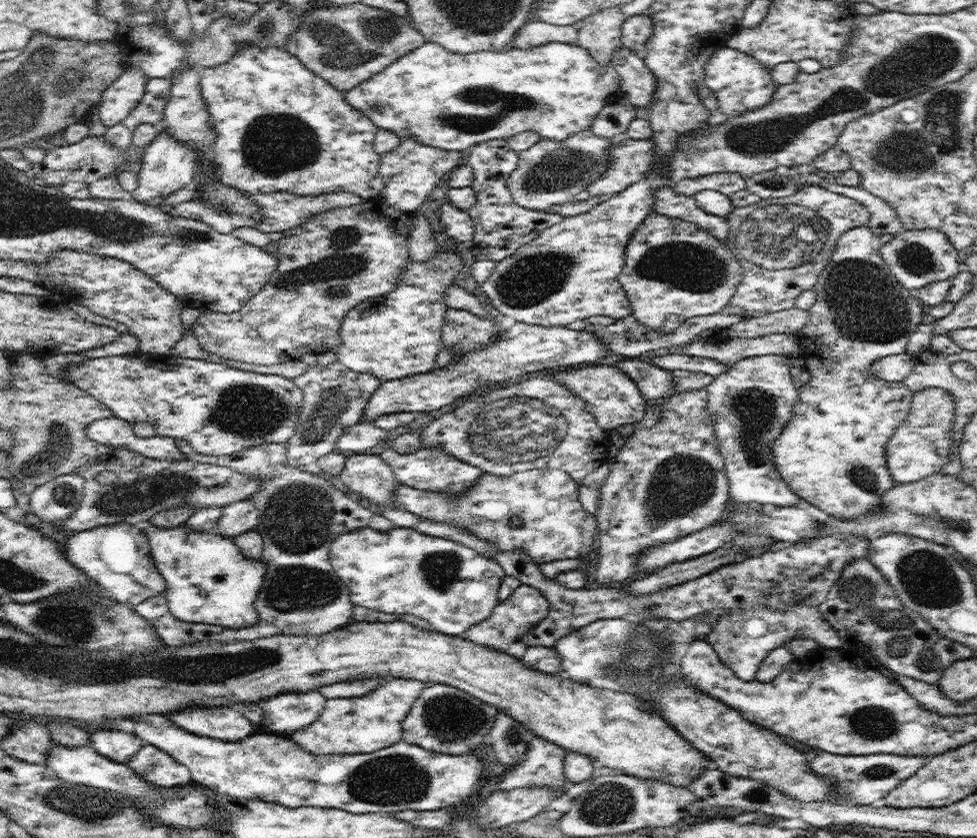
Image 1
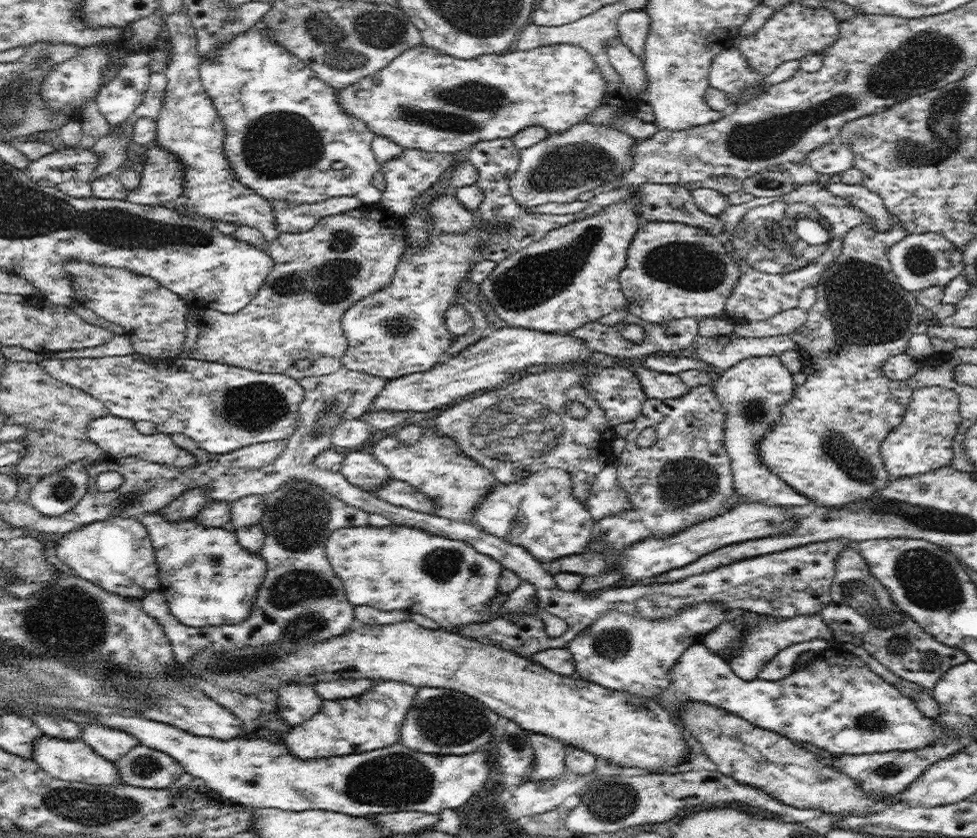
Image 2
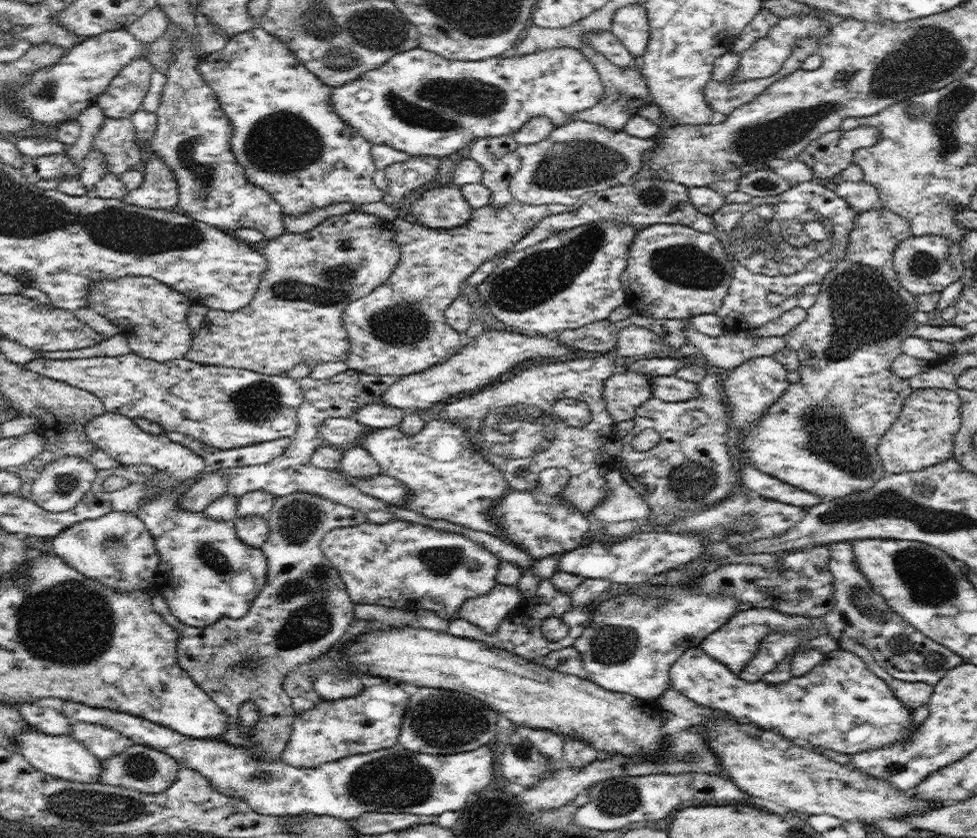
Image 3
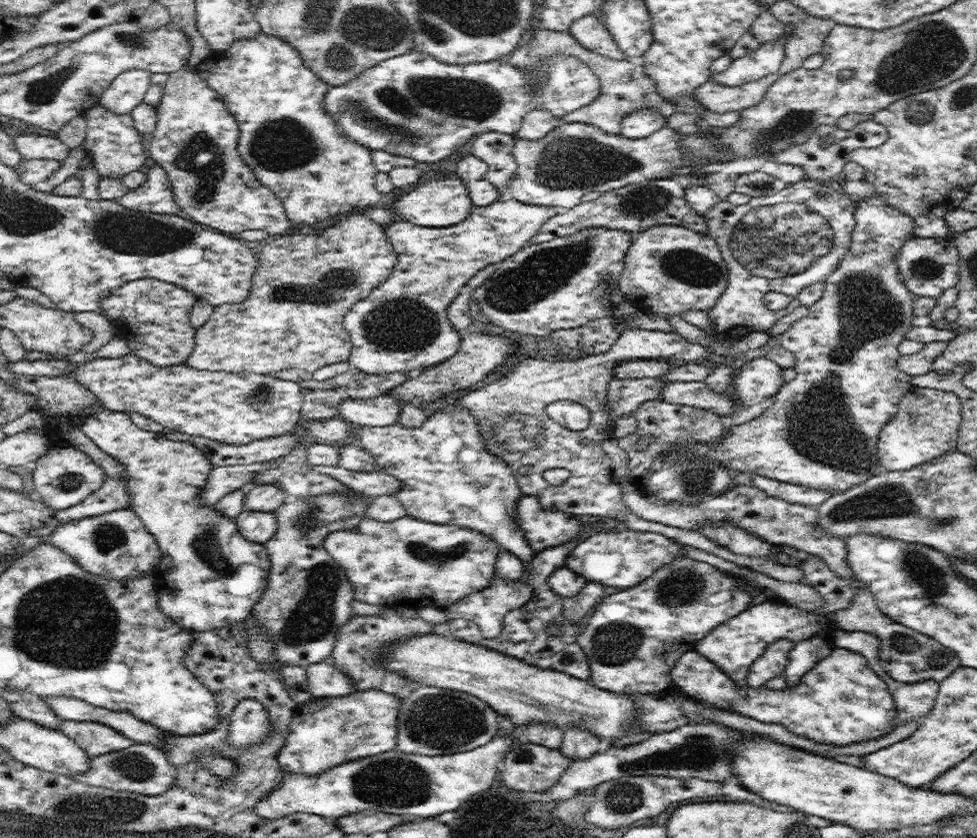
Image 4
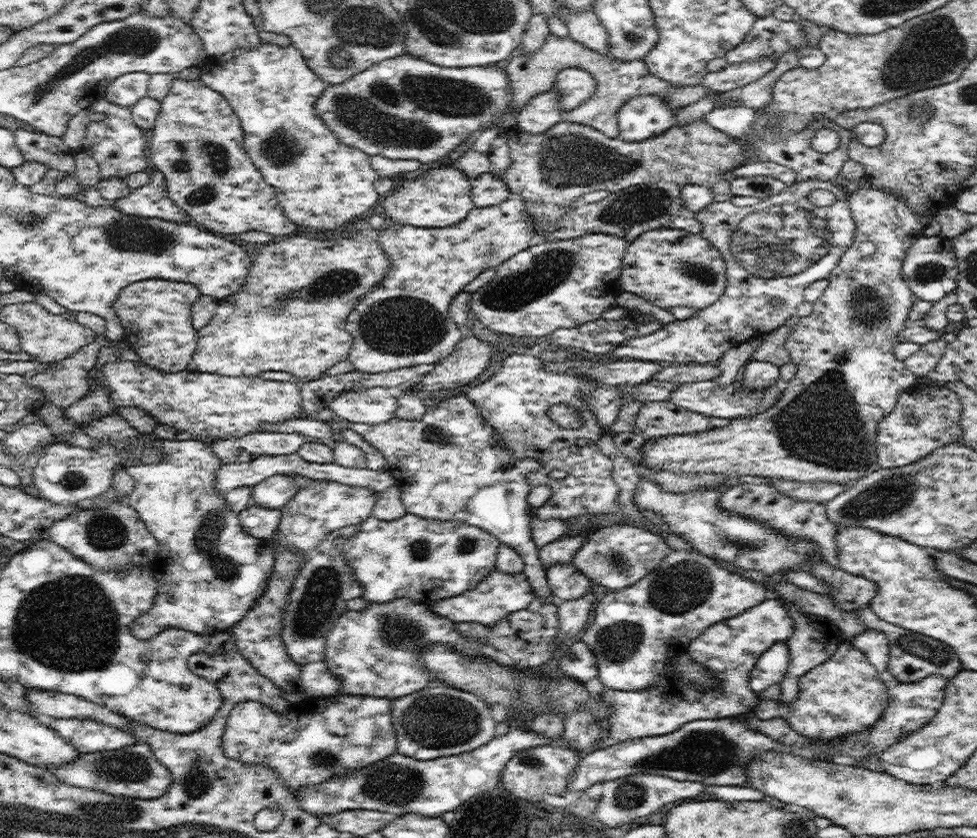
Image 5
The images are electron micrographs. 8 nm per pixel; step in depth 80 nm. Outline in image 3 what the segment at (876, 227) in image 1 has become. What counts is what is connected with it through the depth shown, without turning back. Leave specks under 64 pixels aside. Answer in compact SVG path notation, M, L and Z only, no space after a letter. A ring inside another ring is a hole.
M842 180L836 185L834 192L848 202L857 213L881 206L879 194L870 183Z

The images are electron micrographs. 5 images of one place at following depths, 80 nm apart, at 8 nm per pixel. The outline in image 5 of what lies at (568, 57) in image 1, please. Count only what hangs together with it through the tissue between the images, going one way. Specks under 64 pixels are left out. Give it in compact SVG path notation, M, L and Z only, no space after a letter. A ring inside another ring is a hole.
M404 52L400 56L374 64L363 73L356 74L353 78L345 80L340 84L327 85L325 90L322 91L322 94L318 97L314 108L315 113L328 125L328 129L340 139L340 143L353 146L368 156L381 154L382 156L386 156L386 158L393 158L394 160L416 159L426 164L438 161L442 156L452 152L454 148L463 145L464 142L468 142L470 137L474 137L480 131L486 128L496 127L496 125L493 124L496 119L500 119L503 122L500 127L503 127L504 131L511 131L512 133L517 127L517 114L521 108L511 108L510 91L508 73L506 73L505 68L500 69L496 64L478 67L447 68L431 64L426 60L418 59L418 57L413 54L409 55ZM571 67L560 70L555 77L554 87L559 94L561 112L574 110L594 92L597 82L586 70Z

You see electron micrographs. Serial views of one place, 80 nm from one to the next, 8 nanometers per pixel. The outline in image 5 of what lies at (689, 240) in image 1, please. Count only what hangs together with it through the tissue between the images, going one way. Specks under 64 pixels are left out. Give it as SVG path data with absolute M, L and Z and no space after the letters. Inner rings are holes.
M675 228L644 232L626 245L622 274L617 279L621 290L645 298L660 308L675 306L701 309L714 304L727 287L726 265L719 250L701 234Z

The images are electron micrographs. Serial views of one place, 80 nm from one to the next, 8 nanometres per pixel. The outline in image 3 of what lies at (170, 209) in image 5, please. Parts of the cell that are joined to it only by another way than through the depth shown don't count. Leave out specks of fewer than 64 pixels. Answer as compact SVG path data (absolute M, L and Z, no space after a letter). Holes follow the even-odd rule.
M156 154L146 165L142 184L123 196L123 201L142 208L171 209L177 206L178 183L174 171Z

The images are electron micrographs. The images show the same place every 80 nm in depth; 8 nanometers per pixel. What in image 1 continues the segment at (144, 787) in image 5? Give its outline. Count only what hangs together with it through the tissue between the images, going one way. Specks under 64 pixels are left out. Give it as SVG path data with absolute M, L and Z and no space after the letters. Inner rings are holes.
M146 742L126 765L139 778L166 789L185 786L185 782L192 779L190 771L183 764L178 763L167 752Z

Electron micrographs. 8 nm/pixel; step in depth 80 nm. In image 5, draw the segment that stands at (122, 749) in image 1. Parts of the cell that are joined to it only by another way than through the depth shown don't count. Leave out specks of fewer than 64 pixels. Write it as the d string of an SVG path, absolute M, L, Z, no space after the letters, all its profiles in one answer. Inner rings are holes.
M47 719L49 727L80 753L116 750L137 742L131 732L90 719Z

